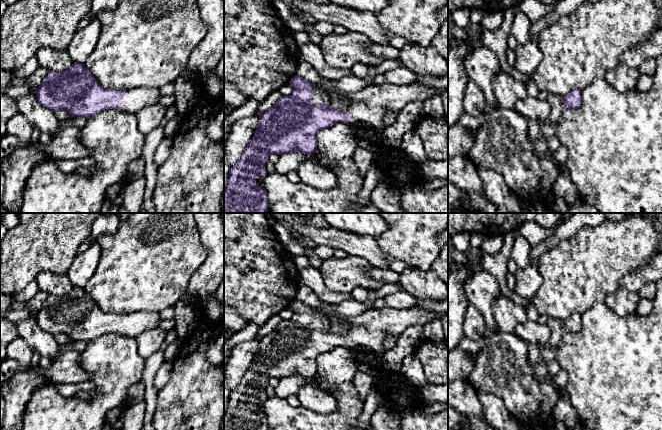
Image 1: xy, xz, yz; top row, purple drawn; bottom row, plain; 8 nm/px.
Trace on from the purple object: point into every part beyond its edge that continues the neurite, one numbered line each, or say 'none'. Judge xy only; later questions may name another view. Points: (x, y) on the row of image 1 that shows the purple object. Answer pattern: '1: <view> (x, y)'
1: xy (136, 99)

